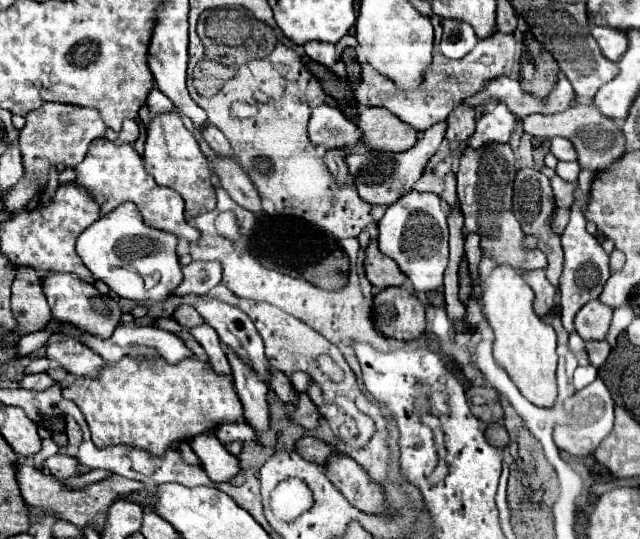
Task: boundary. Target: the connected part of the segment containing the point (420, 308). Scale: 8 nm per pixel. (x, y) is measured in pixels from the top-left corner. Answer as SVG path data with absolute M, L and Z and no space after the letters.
M387 287L373 297L375 329L399 341L411 341L425 331L425 305L405 287Z

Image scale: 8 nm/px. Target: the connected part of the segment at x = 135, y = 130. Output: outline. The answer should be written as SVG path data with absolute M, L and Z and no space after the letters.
M125 119L123 129L119 133L113 133L111 129L107 131L109 139L117 139L117 143L133 143L139 137L139 127L135 119Z

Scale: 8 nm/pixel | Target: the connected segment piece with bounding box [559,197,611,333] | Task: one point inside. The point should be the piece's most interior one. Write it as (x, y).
(586, 269)

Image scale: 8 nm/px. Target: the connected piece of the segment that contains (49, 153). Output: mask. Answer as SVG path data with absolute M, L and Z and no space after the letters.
M45 103L25 117L25 127L19 133L19 149L23 155L23 177L1 197L1 211L17 213L47 185L49 169L57 163L75 167L87 153L93 139L105 137L105 123L97 109L69 103Z

